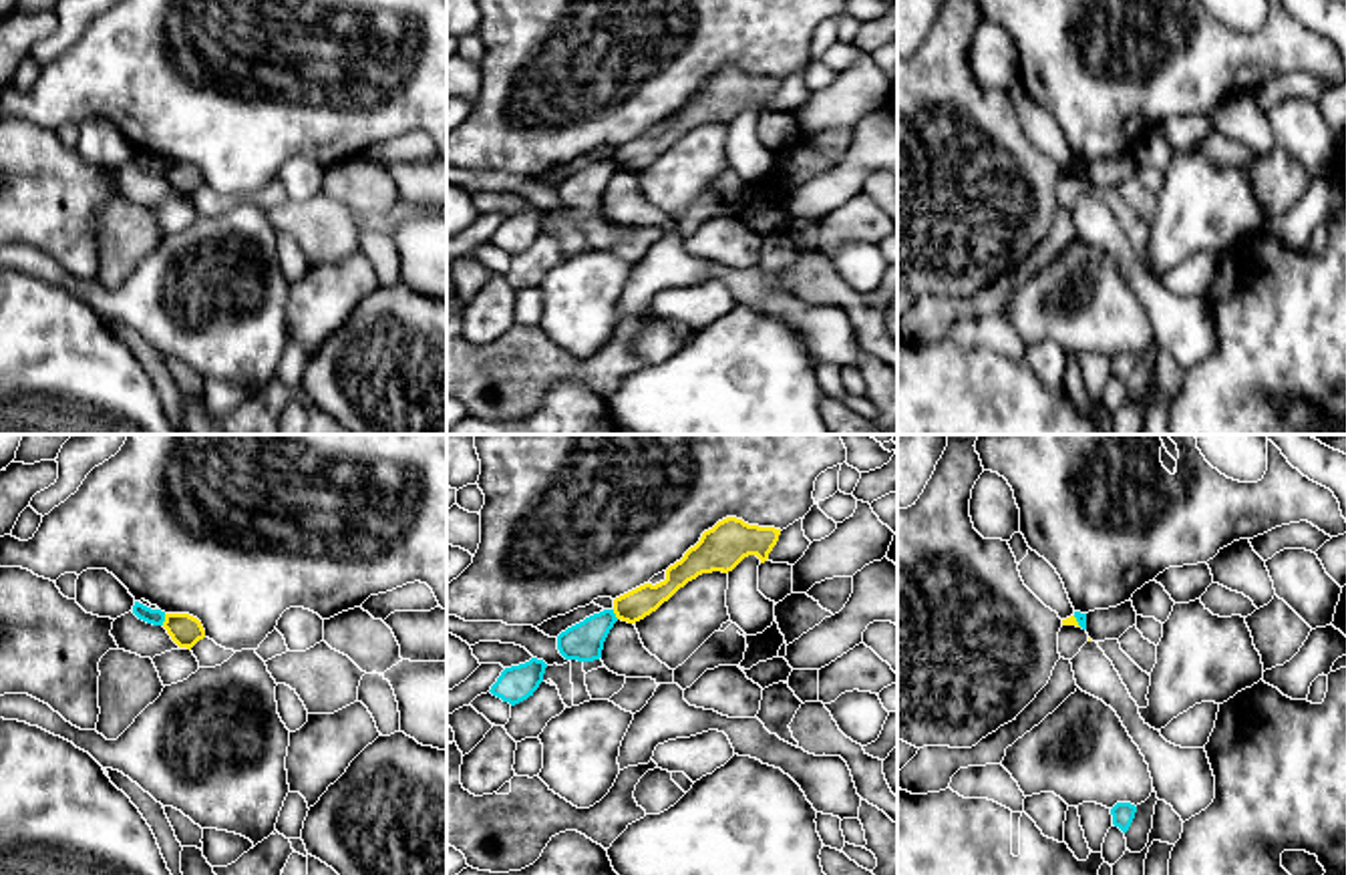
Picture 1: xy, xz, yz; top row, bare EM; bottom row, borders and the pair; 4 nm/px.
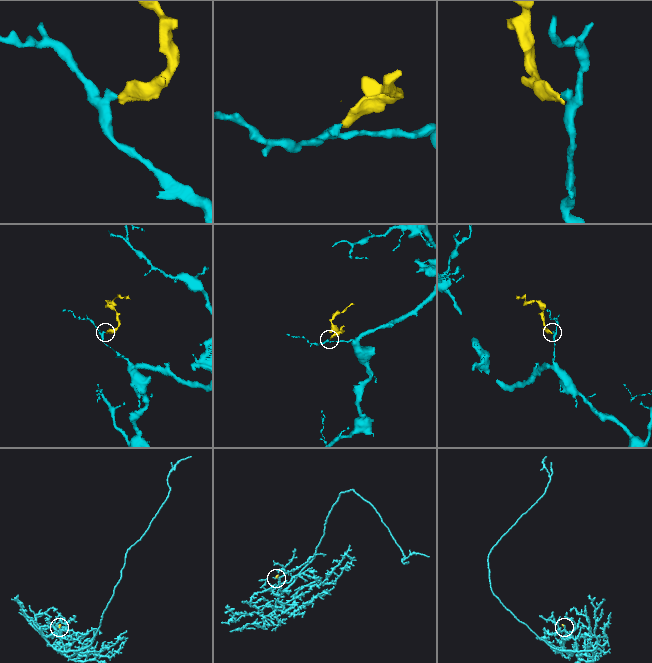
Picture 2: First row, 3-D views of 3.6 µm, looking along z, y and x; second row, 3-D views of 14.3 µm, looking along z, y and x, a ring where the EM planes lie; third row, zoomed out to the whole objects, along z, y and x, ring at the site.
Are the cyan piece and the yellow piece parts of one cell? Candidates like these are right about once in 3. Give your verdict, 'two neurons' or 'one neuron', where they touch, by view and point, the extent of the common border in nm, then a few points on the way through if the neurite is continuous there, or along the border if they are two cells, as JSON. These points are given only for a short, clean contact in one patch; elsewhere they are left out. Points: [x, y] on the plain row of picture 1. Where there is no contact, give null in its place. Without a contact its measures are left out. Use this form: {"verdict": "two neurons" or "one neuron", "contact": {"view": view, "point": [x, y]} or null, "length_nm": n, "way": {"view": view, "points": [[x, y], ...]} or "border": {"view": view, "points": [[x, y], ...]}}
{"verdict": "two neurons", "contact": {"view": "xy", "point": [163, 169]}, "length_nm": 50, "border": {"view": "xy", "points": [[165, 163], [161, 173]]}}

